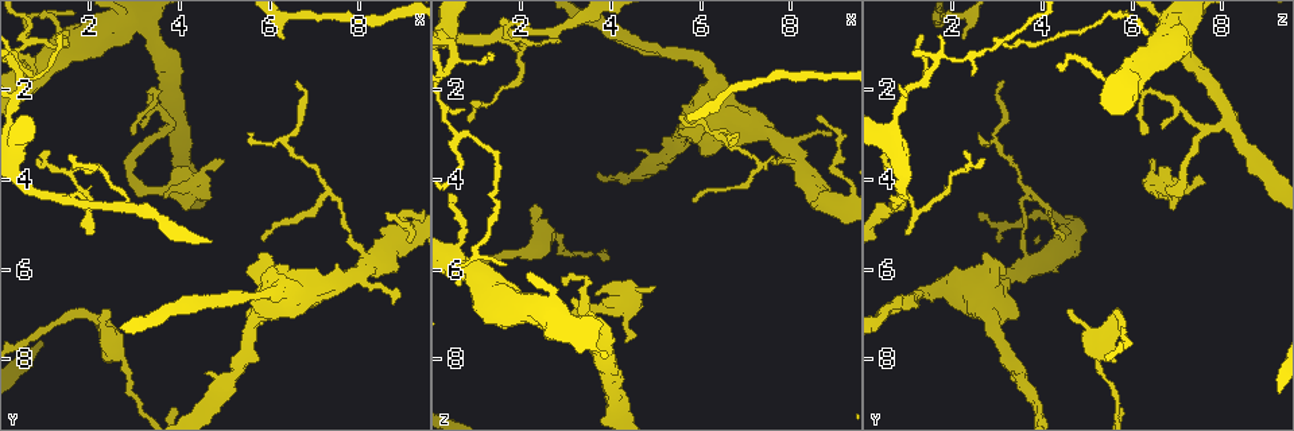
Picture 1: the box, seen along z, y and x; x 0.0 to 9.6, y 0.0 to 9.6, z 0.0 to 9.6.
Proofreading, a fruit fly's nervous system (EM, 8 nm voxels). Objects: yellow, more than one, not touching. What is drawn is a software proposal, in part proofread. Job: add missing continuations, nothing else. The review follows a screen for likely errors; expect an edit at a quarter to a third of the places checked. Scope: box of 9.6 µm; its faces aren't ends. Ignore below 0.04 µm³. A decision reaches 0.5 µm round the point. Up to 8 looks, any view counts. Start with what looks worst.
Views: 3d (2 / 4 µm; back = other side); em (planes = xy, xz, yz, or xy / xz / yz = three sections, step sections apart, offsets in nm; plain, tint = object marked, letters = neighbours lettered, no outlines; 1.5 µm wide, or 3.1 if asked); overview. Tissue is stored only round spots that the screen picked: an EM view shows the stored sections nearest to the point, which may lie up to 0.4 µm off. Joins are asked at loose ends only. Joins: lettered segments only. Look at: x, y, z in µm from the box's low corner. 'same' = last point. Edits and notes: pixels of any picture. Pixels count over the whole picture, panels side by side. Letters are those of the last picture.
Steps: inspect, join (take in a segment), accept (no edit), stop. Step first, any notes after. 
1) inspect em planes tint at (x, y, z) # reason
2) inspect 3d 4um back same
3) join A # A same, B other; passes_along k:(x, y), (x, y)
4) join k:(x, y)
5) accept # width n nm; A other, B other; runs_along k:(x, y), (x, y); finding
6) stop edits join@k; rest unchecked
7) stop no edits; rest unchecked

inspect 3d 4um at (8.70, 6.75, 2.95) # free end

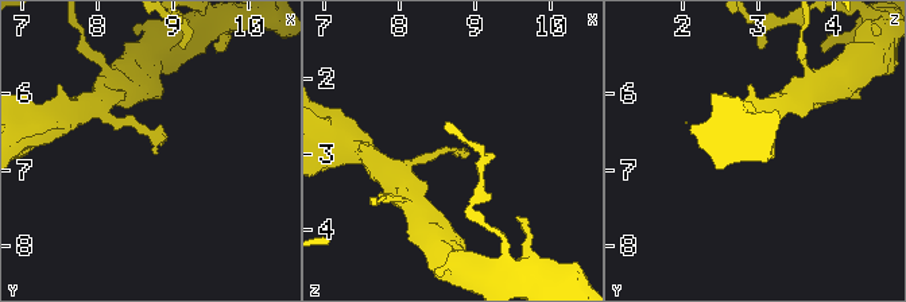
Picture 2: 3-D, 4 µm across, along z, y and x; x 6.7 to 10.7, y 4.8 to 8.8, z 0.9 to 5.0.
inspect em planes letters at (8.75, 6.80, 3.05)

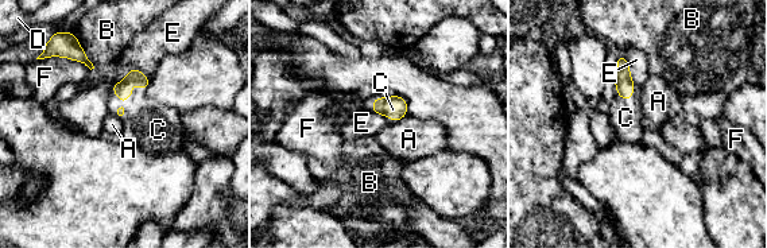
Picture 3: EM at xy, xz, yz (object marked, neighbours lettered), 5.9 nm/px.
join C # longest_contact C 260 nm; A other, B other, C same, D other, E other, F other; passes_along 3:(123, 89), (126, 97), (152, 127); the neuron continues

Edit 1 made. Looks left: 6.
inspect overview

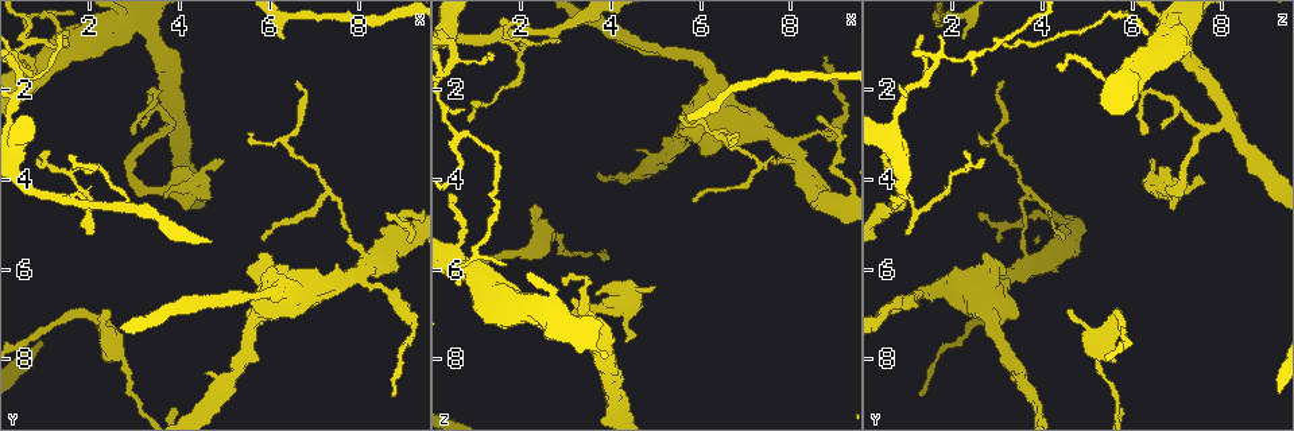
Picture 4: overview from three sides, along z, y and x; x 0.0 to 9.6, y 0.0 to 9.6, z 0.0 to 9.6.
inspect em yz step 4 tint at (8.80, 8.80, 1.25) # tapers out

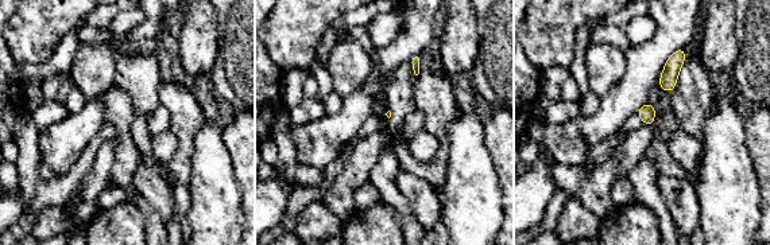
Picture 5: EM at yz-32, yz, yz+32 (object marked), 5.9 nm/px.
inspect em planes letters same

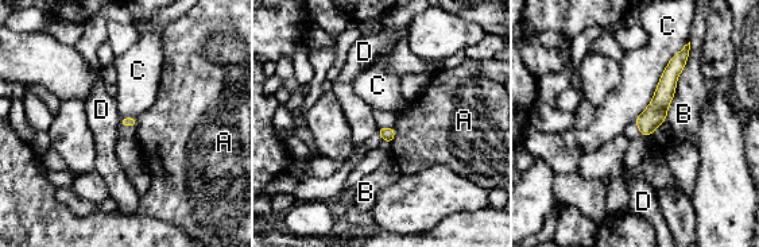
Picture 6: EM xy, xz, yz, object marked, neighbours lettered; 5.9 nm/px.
accept # A other, B other, C other, D other; border 6:(395, 127), (395, 135), (390, 143); no lettered segment goes on from it

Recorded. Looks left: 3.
inspect 3d 2um at (2.35, 6.95, 4.55) # an open end

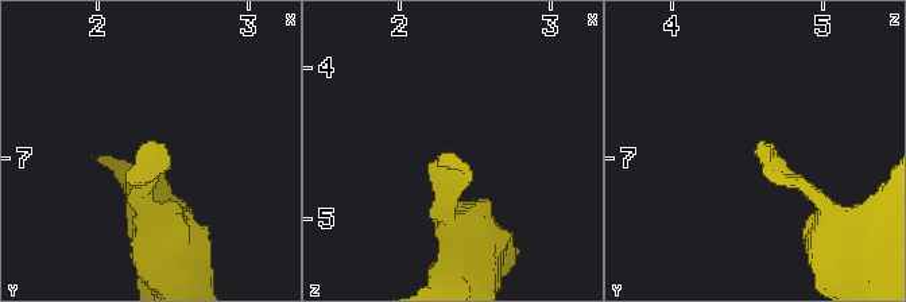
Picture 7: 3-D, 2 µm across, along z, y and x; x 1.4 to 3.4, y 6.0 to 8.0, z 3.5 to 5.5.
inspect em planes letters at (2.32, 6.88, 4.56) # shape alone is not enough

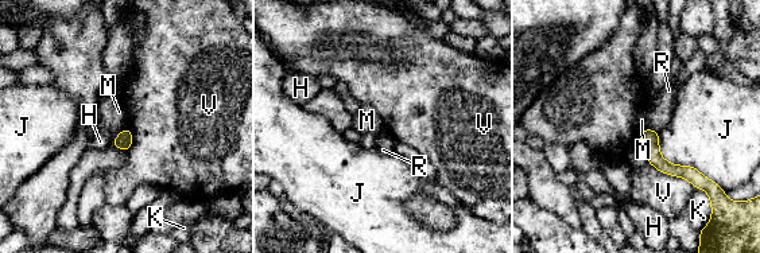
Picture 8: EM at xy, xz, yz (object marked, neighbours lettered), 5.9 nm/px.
accept # H other, J other, K other, M other, R other, V other; border 8:(127, 127), (113, 140); no lettered segment goes on from it

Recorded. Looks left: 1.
stop edits join@3; rest unchecked

